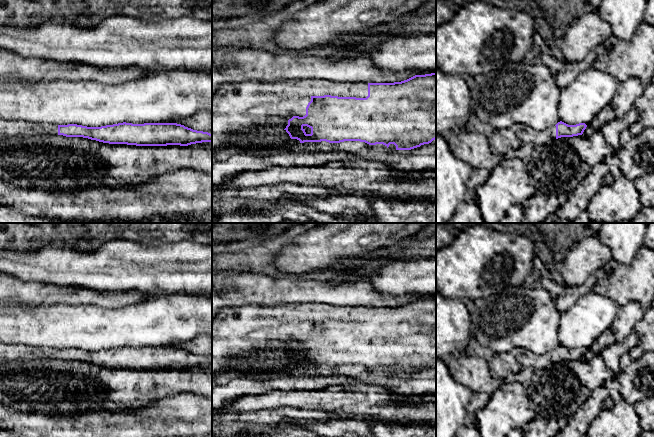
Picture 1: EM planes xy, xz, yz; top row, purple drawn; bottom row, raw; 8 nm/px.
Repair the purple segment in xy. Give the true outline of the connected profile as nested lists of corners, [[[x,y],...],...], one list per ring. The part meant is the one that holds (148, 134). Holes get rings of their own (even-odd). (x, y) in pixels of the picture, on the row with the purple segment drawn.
[[[0,118],[0,139],[28,138],[42,134],[83,137],[109,144],[167,146],[212,142],[212,134],[177,123],[118,123],[101,127],[77,124],[55,125]]]

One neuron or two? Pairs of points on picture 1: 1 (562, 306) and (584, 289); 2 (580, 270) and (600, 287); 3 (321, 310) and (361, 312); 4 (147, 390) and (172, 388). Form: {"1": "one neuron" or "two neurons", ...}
{"1": "one neuron", "2": "two neurons", "3": "one neuron", "4": "one neuron"}

